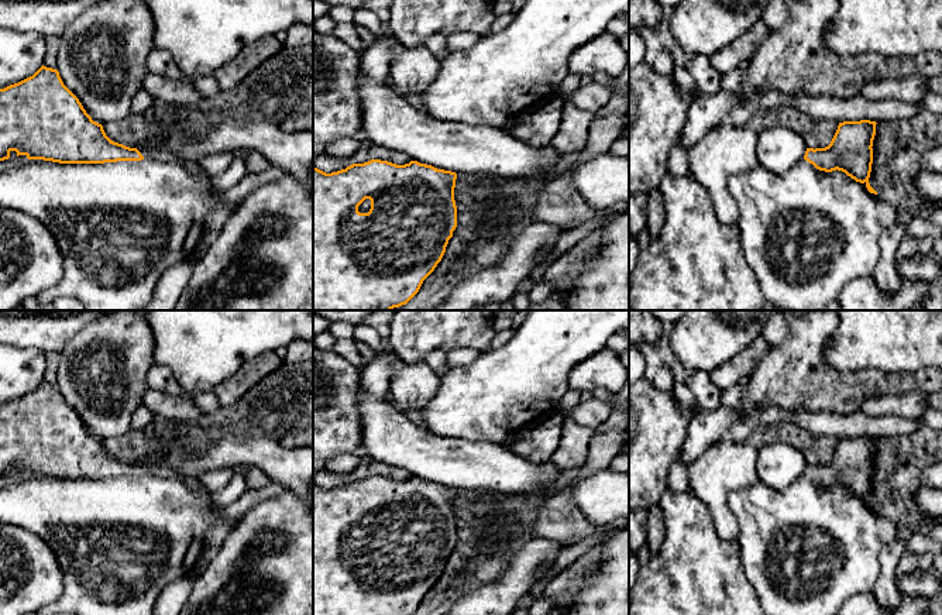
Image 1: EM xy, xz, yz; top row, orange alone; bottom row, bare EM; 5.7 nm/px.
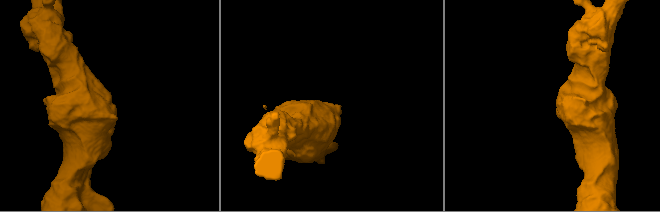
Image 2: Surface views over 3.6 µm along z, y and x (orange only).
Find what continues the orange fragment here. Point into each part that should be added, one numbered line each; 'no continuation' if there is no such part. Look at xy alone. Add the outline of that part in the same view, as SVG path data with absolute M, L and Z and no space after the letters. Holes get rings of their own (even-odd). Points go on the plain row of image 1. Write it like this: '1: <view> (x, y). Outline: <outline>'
1: xy (193, 484). Outline: M140 467L141 468L141 471L144 473L144 474L151 474L151 475L157 475L157 477L162 477L162 478L172 478L172 477L178 477L178 478L181 478L192 491L200 491L200 492L207 492L206 489L204 489L204 487L199 482L199 480L196 480L196 478L190 478L190 477L181 477L181 475L178 475L173 470L171 470L171 468L168 468L168 467L161 467L161 468L158 468L158 470L149 470L149 468L145 468L145 467Z

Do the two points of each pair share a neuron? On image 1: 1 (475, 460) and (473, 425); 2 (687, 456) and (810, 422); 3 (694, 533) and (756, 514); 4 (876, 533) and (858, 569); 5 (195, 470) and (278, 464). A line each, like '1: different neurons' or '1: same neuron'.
1: different neurons
2: same neuron
3: different neurons
4: same neuron
5: same neuron

